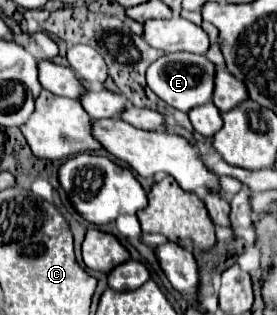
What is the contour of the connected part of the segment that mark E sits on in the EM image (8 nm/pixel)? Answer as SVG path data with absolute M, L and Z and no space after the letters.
M176 52L176 54L164 54L156 62L152 62L150 68L146 70L146 82L148 82L150 90L158 98L162 98L168 106L188 112L194 106L206 104L212 98L214 72L216 72L216 68L206 56Z

